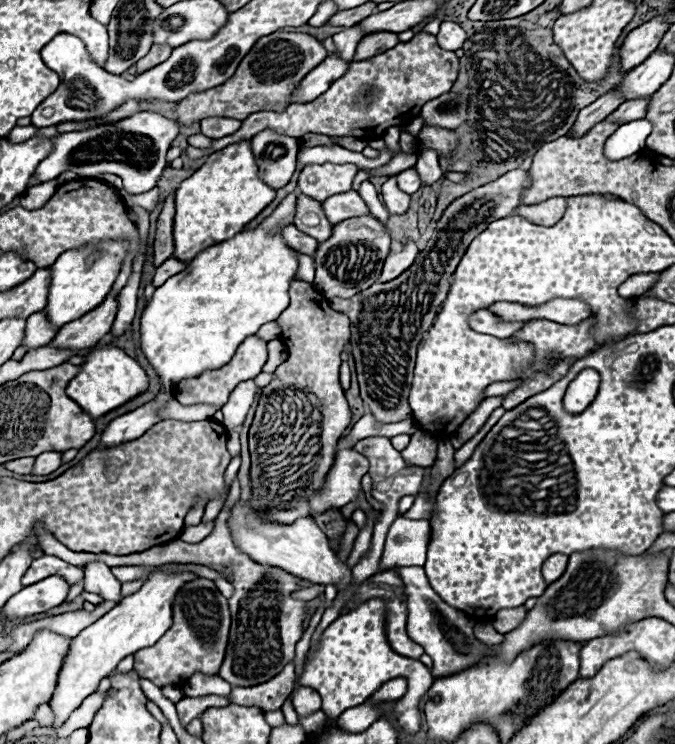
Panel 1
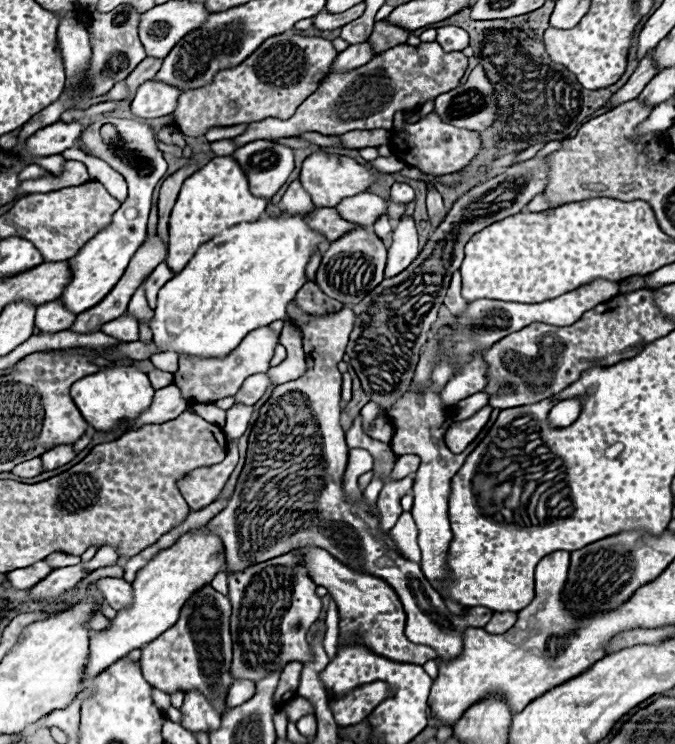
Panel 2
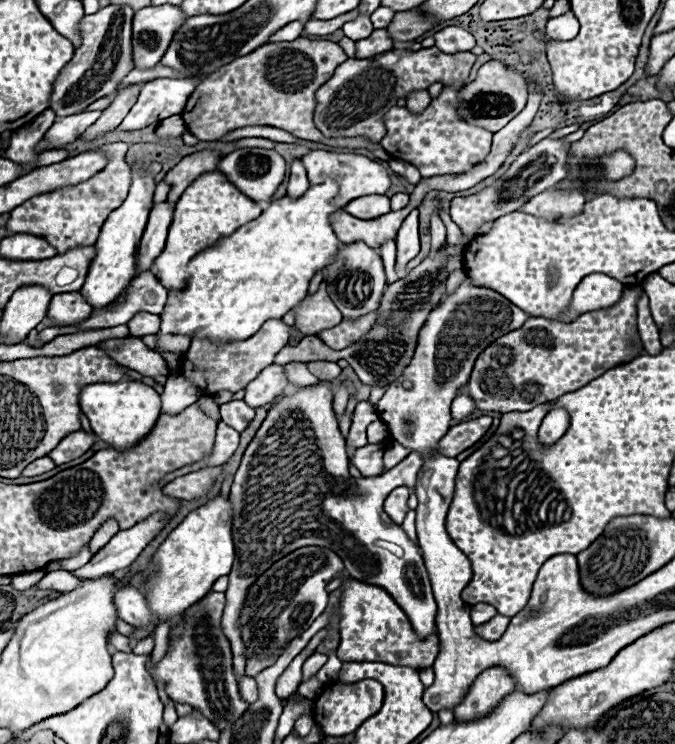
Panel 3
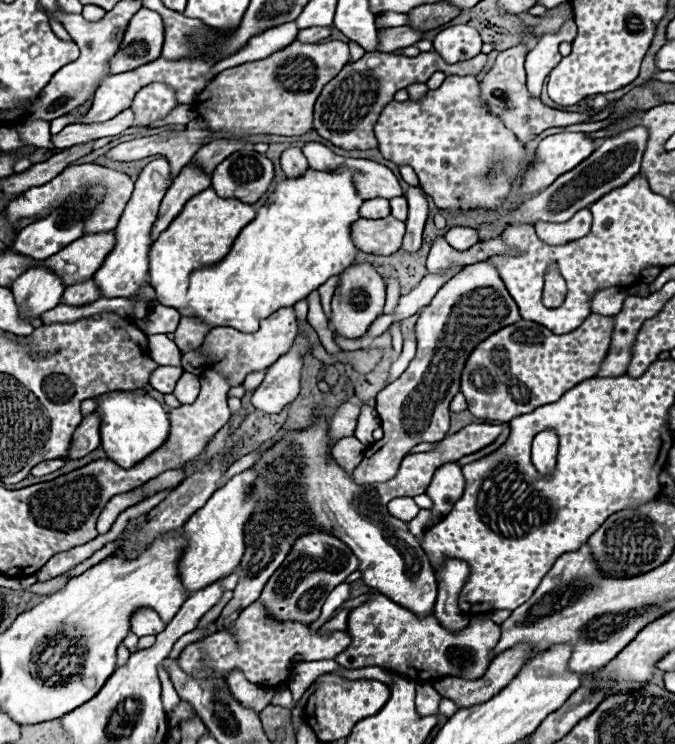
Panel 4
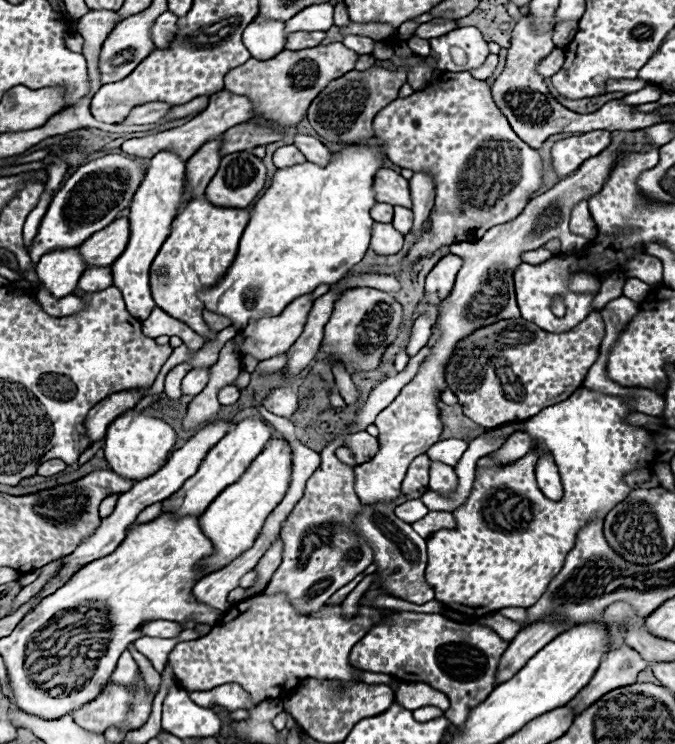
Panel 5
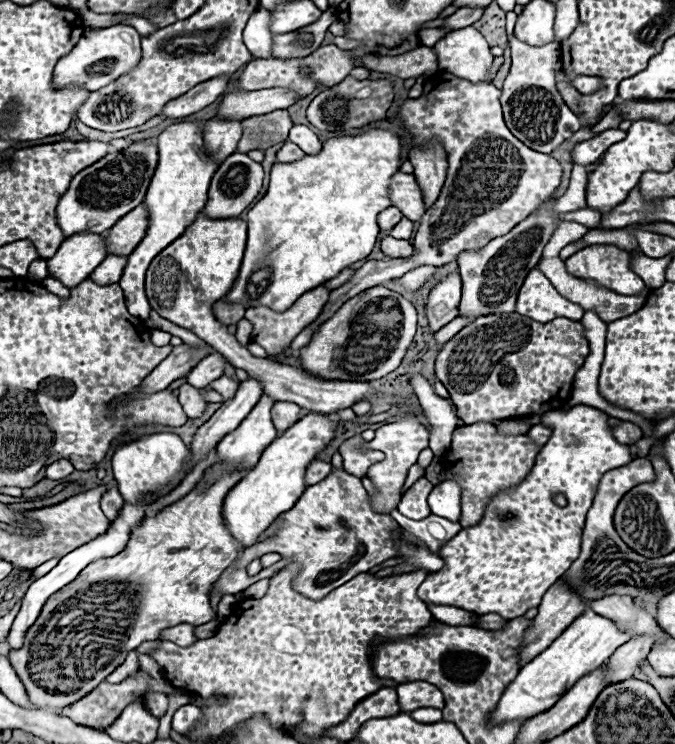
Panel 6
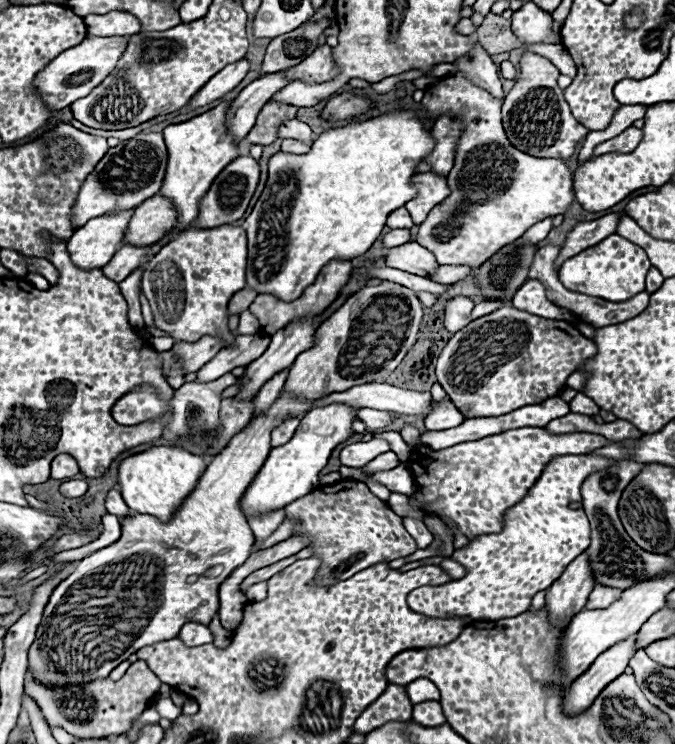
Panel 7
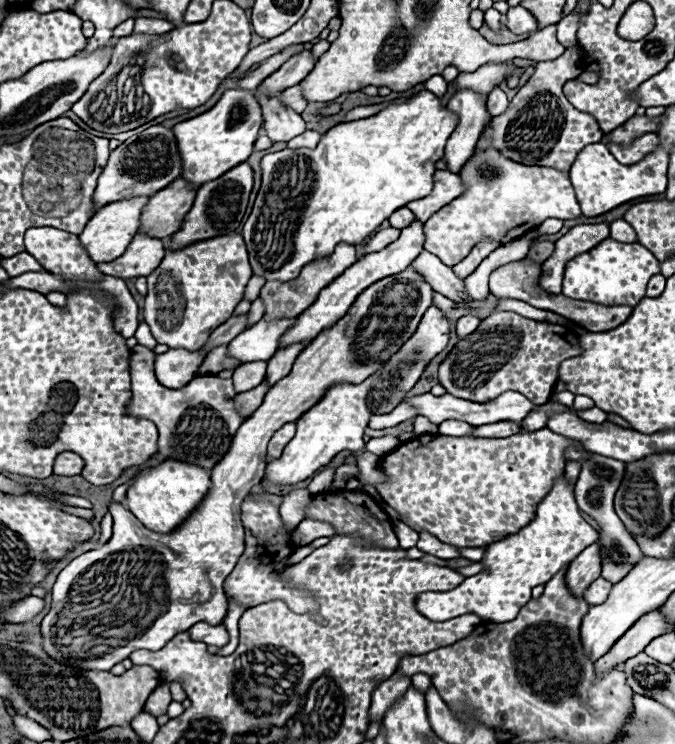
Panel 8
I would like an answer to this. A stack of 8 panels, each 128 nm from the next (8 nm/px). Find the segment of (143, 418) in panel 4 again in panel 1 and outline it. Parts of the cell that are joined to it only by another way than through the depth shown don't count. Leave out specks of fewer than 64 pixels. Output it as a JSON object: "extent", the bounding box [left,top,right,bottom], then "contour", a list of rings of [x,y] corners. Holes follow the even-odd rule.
{"extent":[66,344,148,418],"contour":[[[98,344],[86,356],[80,372],[68,382],[66,392],[72,400],[76,400],[84,410],[90,412],[92,418],[100,418],[106,412],[122,406],[124,402],[132,400],[134,396],[142,394],[148,388],[148,376],[140,368],[140,364],[130,358],[122,348],[116,344]]]}

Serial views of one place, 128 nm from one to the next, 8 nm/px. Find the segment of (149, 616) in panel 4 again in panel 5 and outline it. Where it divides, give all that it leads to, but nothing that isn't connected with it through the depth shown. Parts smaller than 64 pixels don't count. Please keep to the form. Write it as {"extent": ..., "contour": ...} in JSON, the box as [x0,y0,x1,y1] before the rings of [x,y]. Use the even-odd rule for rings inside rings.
{"extent":[140,620,182,638],"contour":[[[150,620],[146,624],[142,624],[140,632],[144,636],[152,636],[152,638],[176,638],[182,628],[178,622],[170,622],[170,620]]]}

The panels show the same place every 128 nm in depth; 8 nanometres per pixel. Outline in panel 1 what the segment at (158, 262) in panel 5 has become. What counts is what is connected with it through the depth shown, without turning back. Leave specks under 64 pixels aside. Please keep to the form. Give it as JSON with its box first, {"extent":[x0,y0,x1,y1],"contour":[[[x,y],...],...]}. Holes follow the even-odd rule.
{"extent":[174,140,276,260],"contour":[[[242,140],[238,144],[230,144],[220,152],[208,156],[206,164],[200,166],[190,178],[186,178],[176,190],[176,218],[174,218],[174,258],[178,260],[192,260],[198,252],[210,248],[212,244],[224,242],[238,234],[254,216],[258,216],[276,196],[276,190],[262,182],[258,176],[258,166],[252,154],[250,140]]]}

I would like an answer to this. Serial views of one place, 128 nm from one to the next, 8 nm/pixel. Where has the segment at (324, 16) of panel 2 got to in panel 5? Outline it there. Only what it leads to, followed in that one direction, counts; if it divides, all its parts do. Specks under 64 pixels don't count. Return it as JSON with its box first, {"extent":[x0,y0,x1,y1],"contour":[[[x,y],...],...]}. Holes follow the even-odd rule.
{"extent":[286,32,324,50],"contour":[[[292,32],[288,34],[286,40],[286,48],[288,50],[304,50],[304,48],[312,48],[318,46],[324,40],[324,32]]]}

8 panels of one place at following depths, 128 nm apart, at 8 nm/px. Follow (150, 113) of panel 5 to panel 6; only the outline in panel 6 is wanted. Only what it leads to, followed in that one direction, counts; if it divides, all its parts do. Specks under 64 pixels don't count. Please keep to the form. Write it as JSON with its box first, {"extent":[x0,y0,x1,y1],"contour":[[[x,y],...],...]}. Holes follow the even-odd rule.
{"extent":[160,74,234,118],"contour":[[[234,74],[224,76],[224,78],[214,78],[214,80],[208,80],[208,82],[202,82],[202,84],[194,86],[184,96],[180,96],[176,100],[170,100],[164,106],[164,110],[160,112],[160,116],[164,116],[164,118],[184,118],[184,116],[190,116],[190,114],[202,110],[204,106],[212,104],[216,98],[220,98],[228,90],[230,80],[234,80]]]}

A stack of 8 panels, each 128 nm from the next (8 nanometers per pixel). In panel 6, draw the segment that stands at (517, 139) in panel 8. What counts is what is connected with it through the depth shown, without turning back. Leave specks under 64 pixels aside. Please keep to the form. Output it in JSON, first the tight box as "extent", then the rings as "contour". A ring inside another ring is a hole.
{"extent":[500,34,584,154],"contour":[[[512,34],[510,50],[512,50],[512,68],[504,80],[500,96],[506,126],[518,140],[528,144],[528,148],[542,154],[550,154],[576,130],[584,128],[584,120],[580,120],[564,104],[562,96],[556,90],[554,74],[560,70],[560,44],[528,46]]]}

